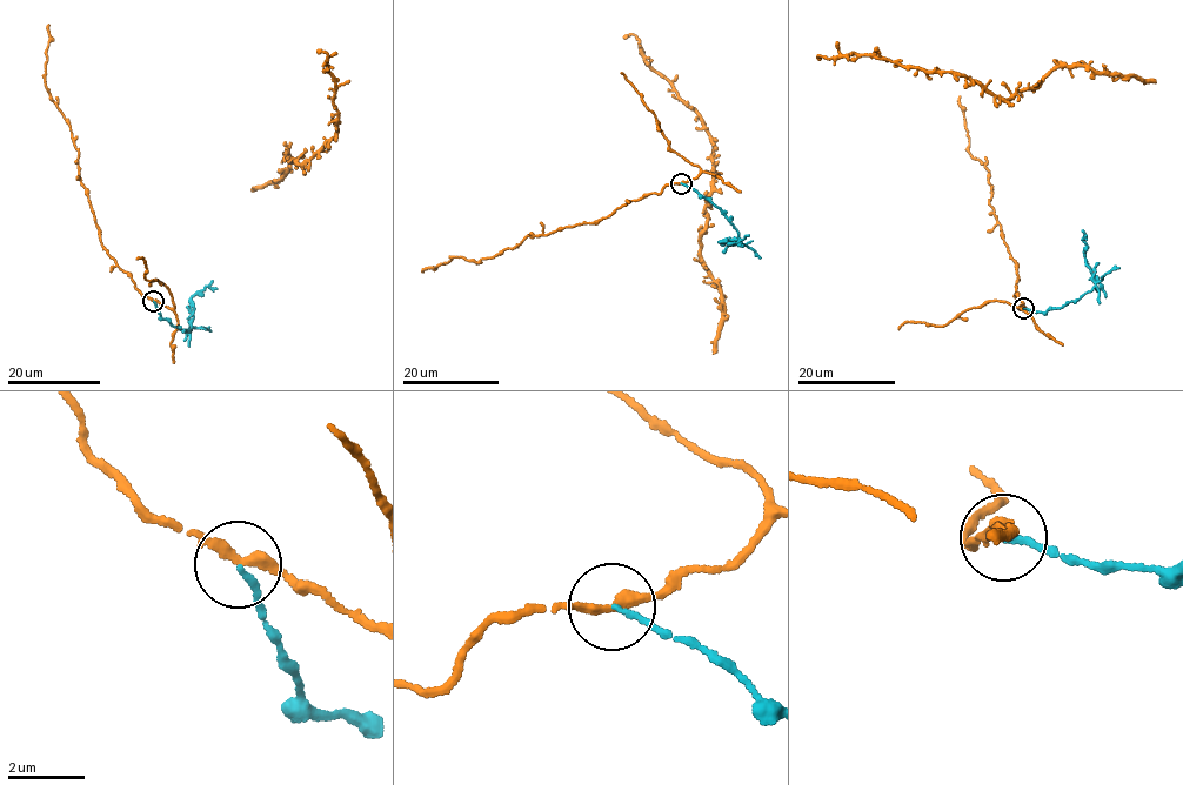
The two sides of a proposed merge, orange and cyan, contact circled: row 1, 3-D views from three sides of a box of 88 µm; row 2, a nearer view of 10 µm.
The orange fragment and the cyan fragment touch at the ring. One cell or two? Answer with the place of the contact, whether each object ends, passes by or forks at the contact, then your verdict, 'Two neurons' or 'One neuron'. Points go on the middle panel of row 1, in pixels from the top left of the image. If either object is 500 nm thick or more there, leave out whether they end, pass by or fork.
Place: (681, 183). At the ring orange passes by. At the ring cyan ends. Two neurons

